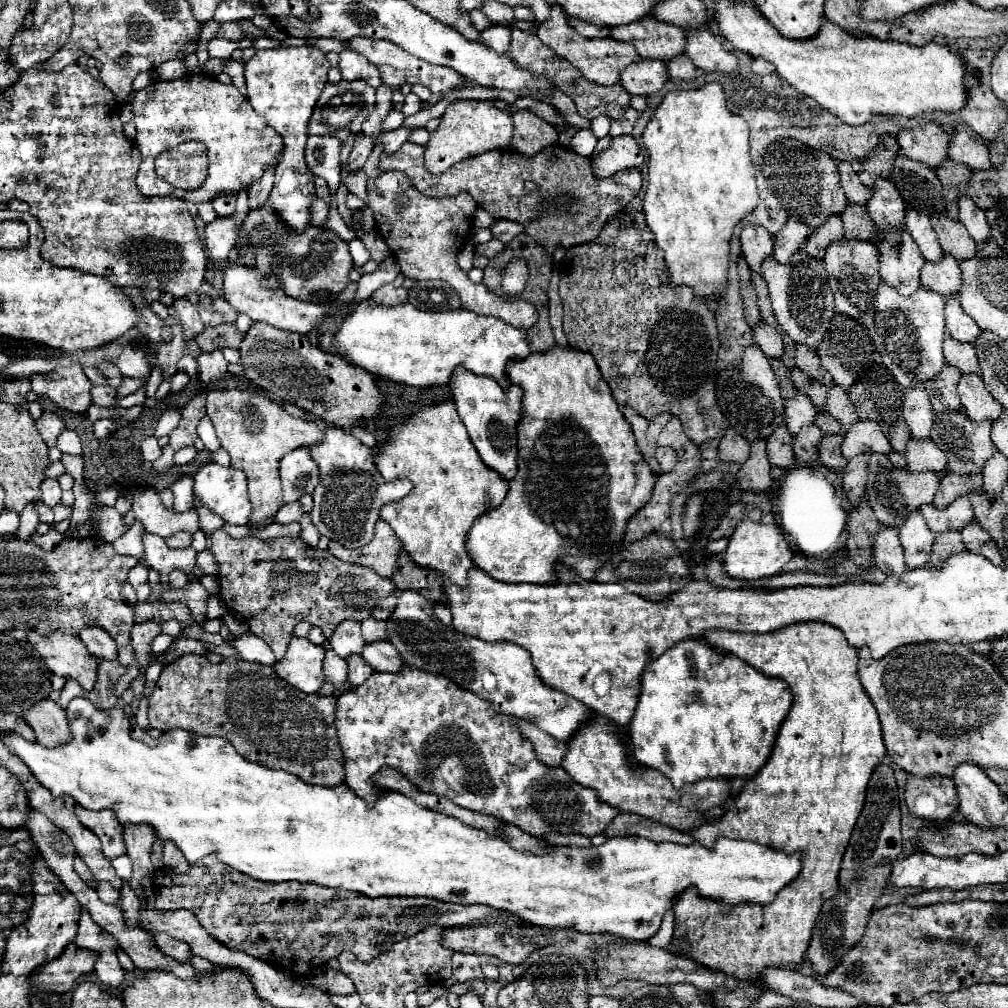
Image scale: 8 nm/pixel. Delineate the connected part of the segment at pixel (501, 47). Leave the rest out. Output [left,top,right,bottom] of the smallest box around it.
[481,26,511,54]

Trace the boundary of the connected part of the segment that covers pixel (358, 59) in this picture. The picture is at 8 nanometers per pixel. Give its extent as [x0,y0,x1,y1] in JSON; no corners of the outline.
[339,50,381,88]

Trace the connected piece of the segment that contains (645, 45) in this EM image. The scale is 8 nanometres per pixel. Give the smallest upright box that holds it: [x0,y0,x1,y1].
[611,16,687,62]

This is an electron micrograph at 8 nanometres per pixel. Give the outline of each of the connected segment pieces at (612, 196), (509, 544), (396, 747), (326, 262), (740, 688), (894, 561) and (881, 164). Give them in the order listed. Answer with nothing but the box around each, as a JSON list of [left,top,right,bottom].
[[381,142,641,252],[467,346,655,584],[335,666,619,838],[239,206,353,302],[629,640,791,788],[873,528,907,576],[859,136,899,188]]

